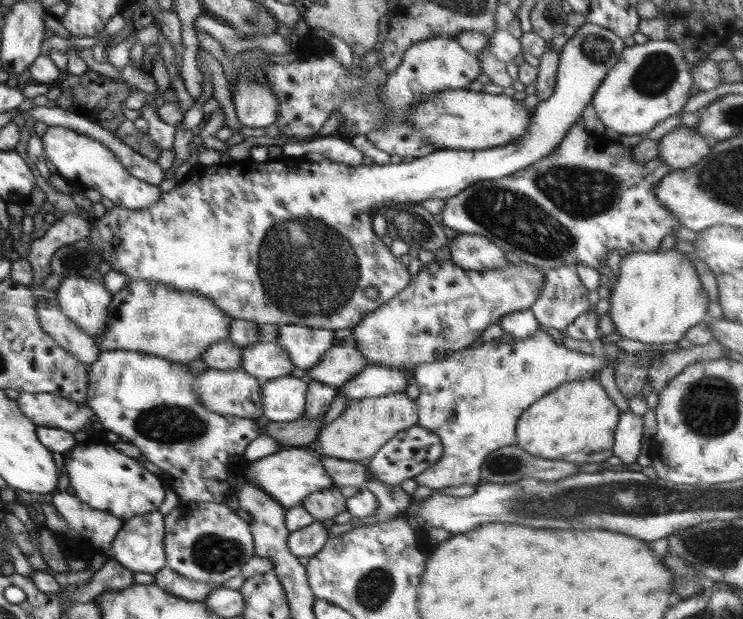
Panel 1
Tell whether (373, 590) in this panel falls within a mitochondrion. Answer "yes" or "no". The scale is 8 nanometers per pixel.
yes

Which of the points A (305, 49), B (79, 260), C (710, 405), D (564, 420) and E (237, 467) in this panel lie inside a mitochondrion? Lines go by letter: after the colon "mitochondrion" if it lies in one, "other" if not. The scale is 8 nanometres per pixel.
A: other
B: mitochondrion
C: mitochondrion
D: other
E: other

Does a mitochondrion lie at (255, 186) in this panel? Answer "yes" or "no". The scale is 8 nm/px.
no

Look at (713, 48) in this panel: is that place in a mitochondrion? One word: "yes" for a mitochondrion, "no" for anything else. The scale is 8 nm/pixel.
no

